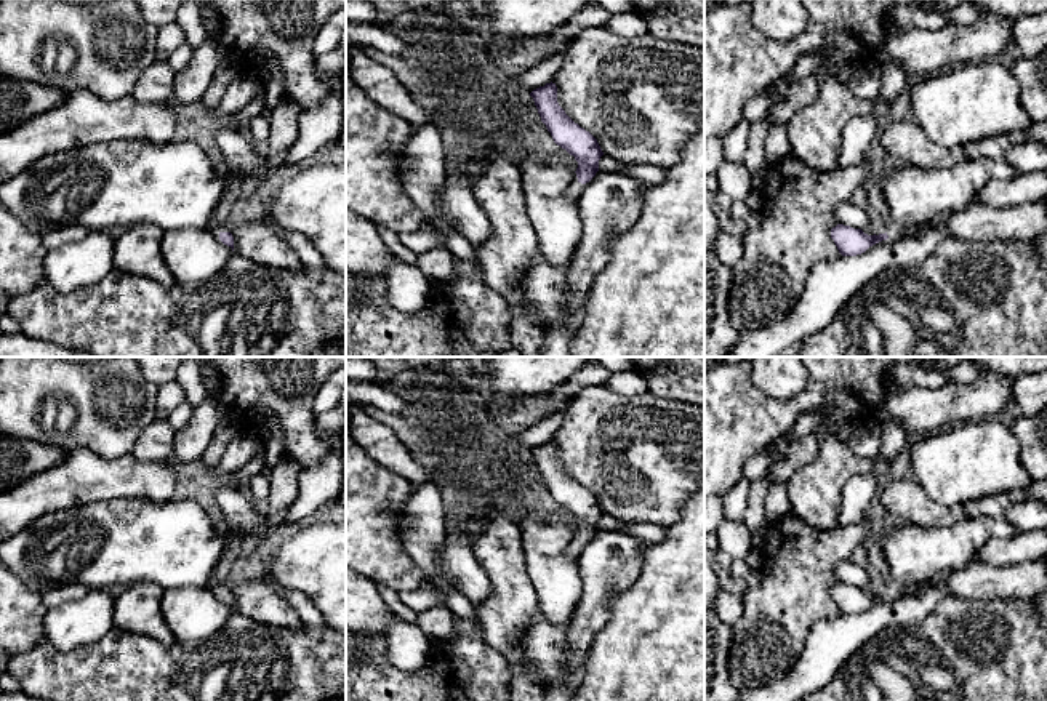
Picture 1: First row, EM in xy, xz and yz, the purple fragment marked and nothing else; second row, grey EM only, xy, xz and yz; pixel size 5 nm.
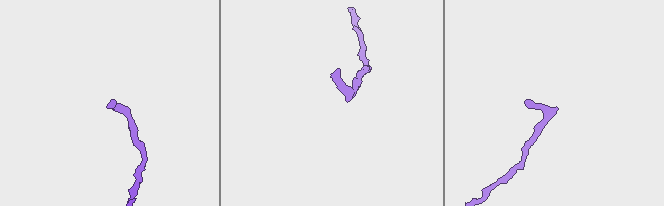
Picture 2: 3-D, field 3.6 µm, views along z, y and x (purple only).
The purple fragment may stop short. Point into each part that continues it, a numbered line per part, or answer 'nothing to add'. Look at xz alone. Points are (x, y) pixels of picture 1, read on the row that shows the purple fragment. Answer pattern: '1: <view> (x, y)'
1: xz (573, 191)

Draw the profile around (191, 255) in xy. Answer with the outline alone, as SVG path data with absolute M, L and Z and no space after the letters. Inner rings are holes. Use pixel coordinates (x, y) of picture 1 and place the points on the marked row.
M176 229L165 232L162 238L162 258L181 285L211 278L232 253L211 229Z

